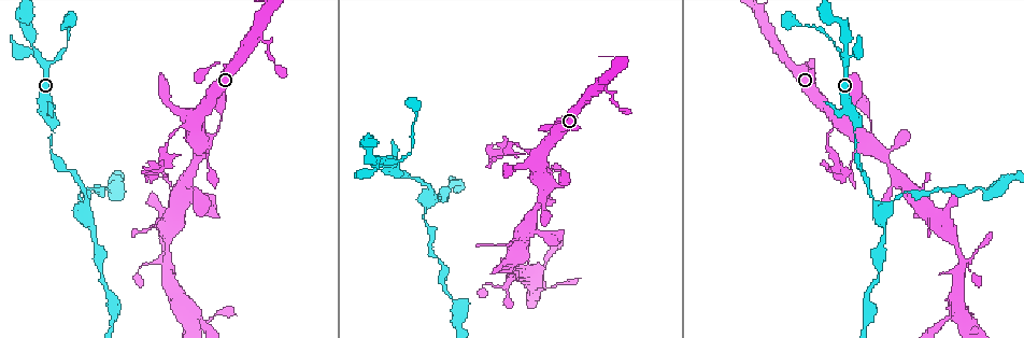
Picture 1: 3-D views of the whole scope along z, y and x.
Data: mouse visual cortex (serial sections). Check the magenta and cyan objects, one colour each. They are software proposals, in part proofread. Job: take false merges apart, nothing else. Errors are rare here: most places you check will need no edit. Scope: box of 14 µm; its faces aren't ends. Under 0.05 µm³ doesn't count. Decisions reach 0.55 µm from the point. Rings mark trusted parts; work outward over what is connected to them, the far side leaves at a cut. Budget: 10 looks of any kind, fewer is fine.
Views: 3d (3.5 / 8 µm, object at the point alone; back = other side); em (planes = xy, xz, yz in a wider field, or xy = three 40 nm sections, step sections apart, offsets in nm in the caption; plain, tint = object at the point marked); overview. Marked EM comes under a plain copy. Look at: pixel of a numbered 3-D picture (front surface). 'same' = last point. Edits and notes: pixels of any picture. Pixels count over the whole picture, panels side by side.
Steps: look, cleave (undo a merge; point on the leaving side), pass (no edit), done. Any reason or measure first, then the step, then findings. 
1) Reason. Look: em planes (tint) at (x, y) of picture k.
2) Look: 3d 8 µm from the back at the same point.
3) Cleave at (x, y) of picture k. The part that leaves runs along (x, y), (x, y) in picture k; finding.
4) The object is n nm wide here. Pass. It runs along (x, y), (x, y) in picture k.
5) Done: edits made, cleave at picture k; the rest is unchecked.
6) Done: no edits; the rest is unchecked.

Thin neck. Look: 3d 3.5 µm at (854, 134) of picture 1.

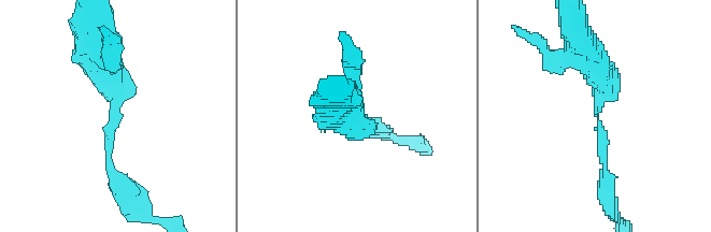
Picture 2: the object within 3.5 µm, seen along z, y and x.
The arms are 100, 400 nm wide; now the EM. Look: em xy step 3 (tint) at (598, 121) of picture 2.

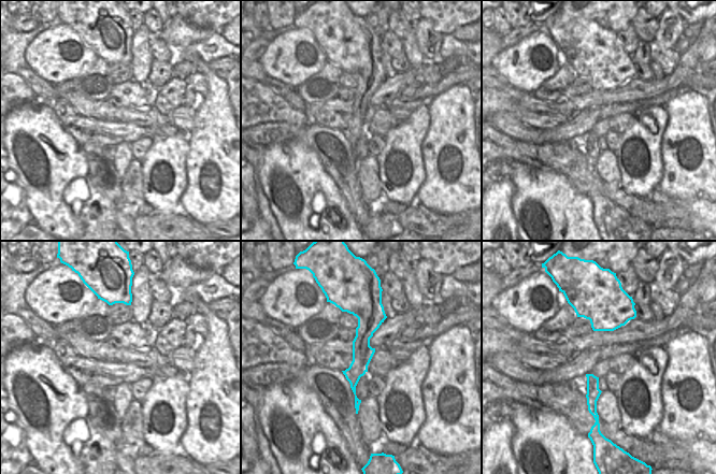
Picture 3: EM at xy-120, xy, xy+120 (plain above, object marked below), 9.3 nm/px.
Pass. It runs along (105, 59), (115, 82), (109, 161), (126, 190) in picture 2; one cell here.

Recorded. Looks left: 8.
Sharp bend. Look: 3d 3.5 µm from the back at (427, 199) of picture 1.

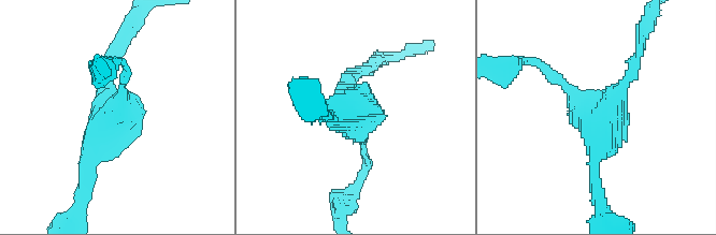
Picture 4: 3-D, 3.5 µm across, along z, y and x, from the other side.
Look: em xy step 2 (tint) at (117, 112) of picture 4.

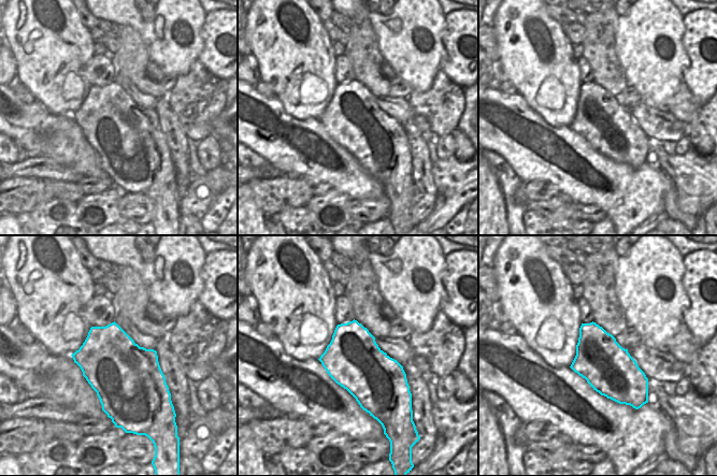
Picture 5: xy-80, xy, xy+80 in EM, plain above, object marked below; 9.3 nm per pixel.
3 arms meet here. Pass. It runs along (639, 52), (603, 111), (548, 74) in picture 4; continuous, no second cell.

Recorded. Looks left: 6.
Four arms meet. Look: 3d 3.5 µm from the back at (510, 276) of picture 1.

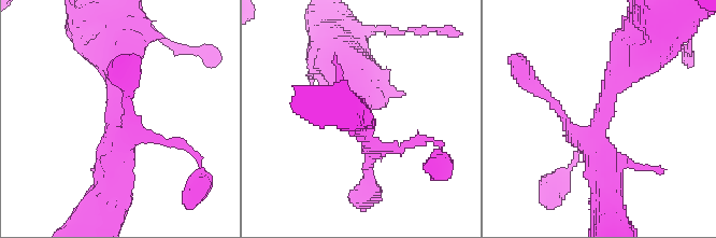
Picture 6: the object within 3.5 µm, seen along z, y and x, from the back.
Look: em xy step 1 (tint) at (595, 136) of picture 6.

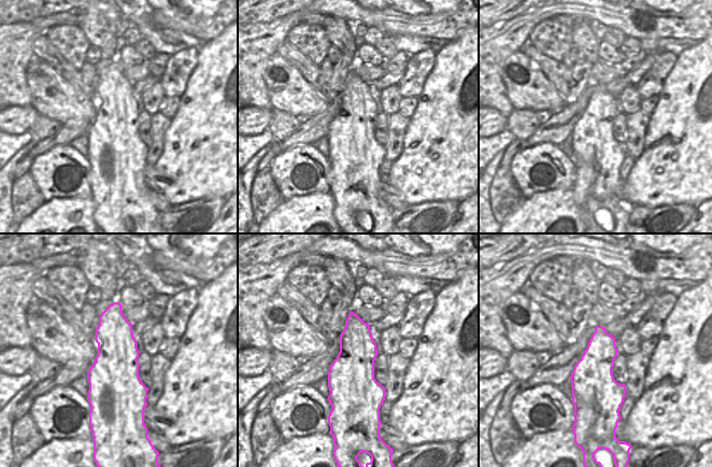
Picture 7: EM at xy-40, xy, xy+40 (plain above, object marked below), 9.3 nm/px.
Pass. It runs along (624, 69), (597, 128), (607, 205) in picture 6; continuous, no second cell.

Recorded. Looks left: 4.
Arms part here. Look: em planes (tint) at (115, 192) of picture 1.

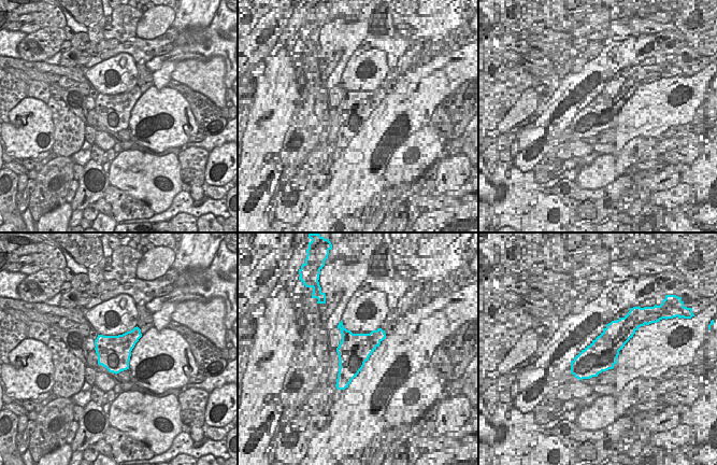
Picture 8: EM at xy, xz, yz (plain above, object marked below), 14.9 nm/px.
Look: 3d 3.5 µm at the same point.

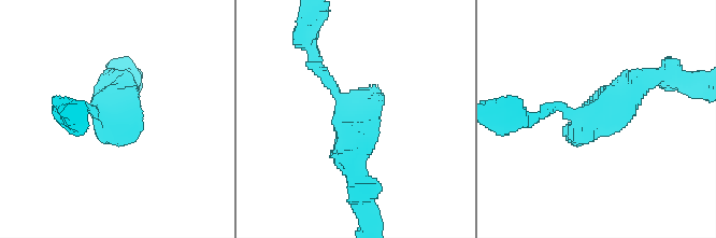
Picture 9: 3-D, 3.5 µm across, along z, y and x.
The object is 500 nm wide here. Pass. It runs along (312, 55), (348, 107), (352, 165) in picture 9; continuous, no second cell.

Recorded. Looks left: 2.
Done: no edits; the rest is unchecked.

